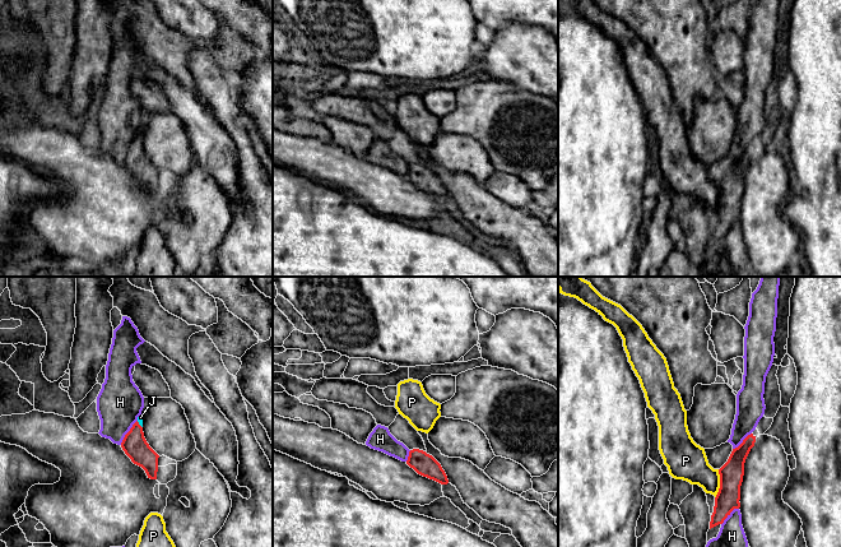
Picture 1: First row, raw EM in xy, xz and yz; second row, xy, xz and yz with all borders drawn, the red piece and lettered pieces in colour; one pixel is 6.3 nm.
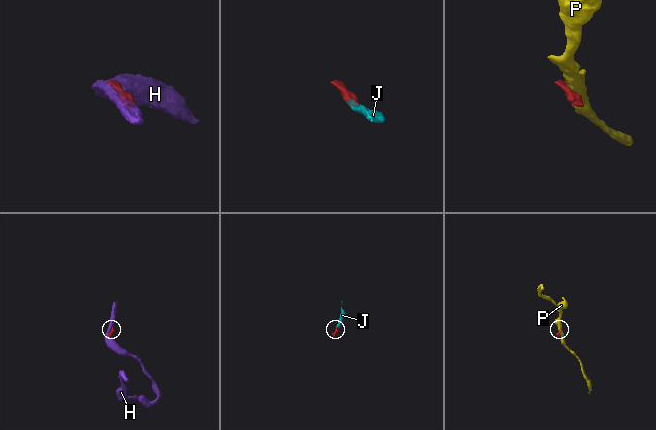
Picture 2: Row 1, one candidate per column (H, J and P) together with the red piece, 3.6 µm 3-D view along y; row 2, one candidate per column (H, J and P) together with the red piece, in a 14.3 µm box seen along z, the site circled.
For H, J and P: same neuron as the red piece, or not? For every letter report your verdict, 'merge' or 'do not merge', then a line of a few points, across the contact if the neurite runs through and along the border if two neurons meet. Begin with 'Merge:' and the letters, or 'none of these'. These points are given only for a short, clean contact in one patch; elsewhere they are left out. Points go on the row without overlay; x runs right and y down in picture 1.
Merge: J
H: do not merge
J: merge; line xy (134, 158), (135, 145), (139, 139), (140, 131)
P: do not merge; line yz (719, 184), (719, 205), (715, 212)

